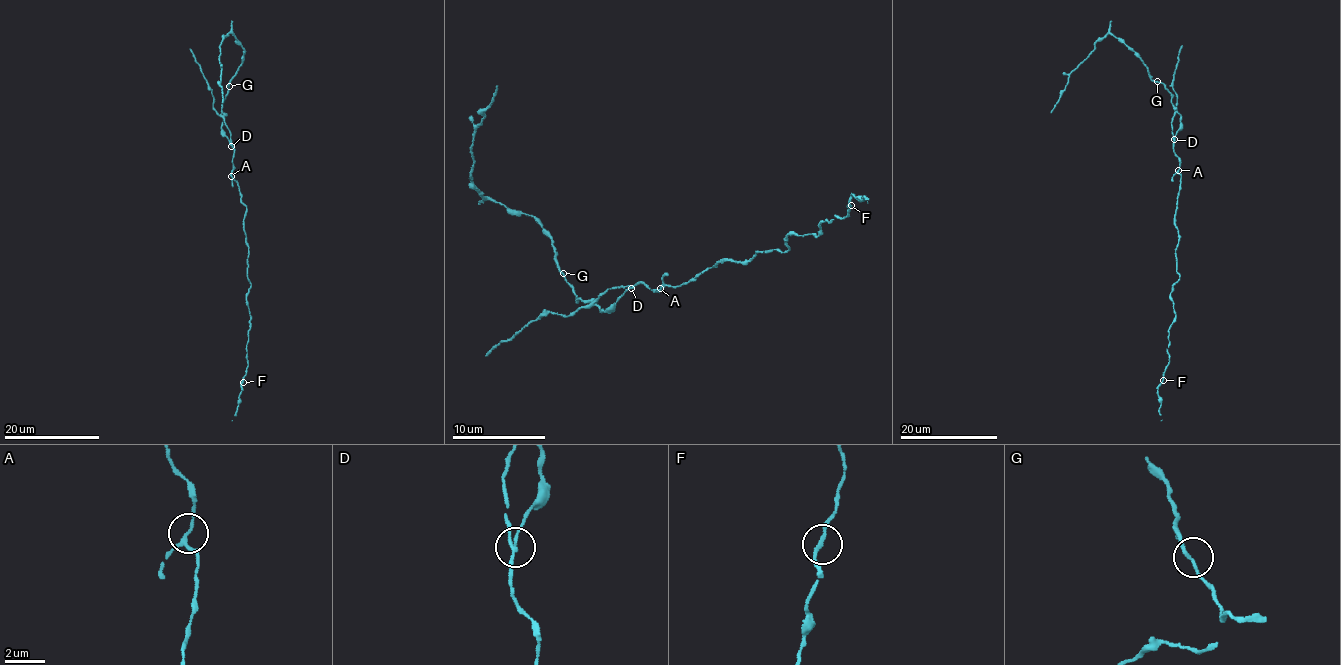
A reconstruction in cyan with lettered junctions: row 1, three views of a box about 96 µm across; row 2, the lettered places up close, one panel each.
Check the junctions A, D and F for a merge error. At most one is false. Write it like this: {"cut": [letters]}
{"cut": ["D"]}

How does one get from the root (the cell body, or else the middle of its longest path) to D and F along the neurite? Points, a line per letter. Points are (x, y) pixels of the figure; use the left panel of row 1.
D: (231, 171), (231, 146)
F: (231, 171), (246, 207), (243, 230), (250, 282), (246, 297), (251, 316), (247, 367), (243, 382)

